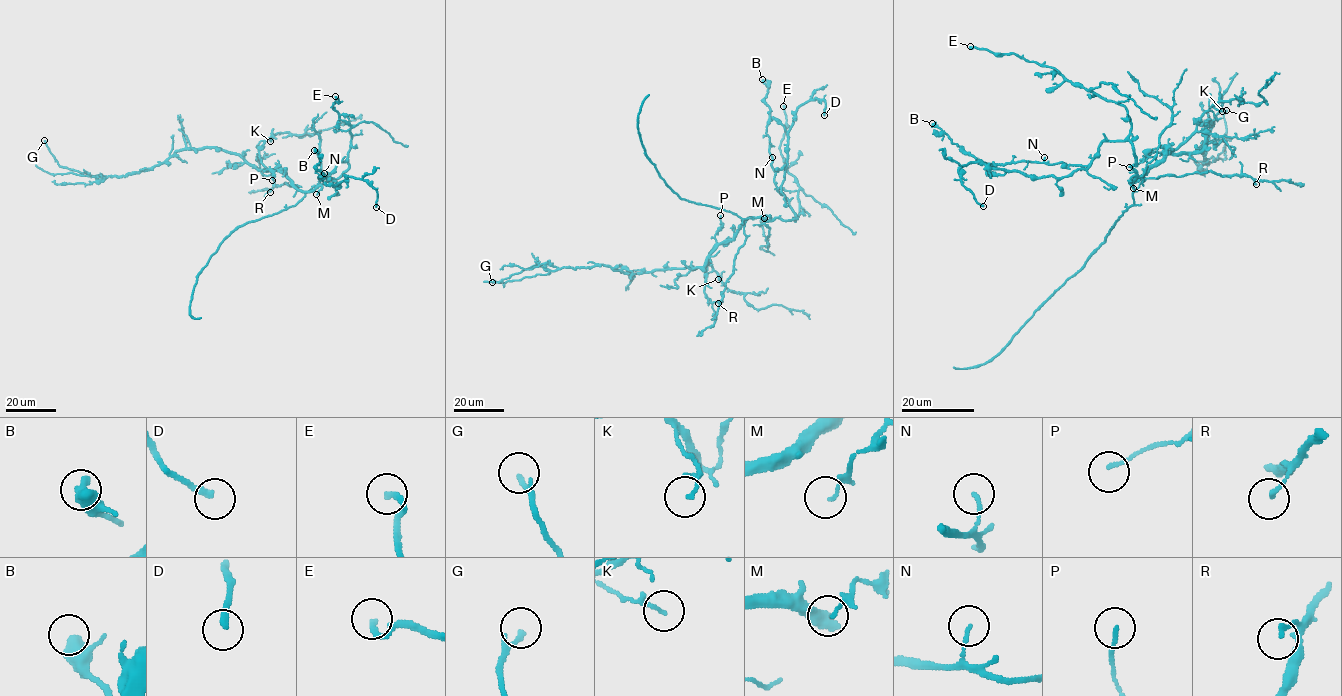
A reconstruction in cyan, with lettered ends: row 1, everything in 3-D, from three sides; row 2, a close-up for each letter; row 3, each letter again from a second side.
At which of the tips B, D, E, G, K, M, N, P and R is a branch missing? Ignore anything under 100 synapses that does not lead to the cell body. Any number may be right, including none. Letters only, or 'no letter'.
no letter

